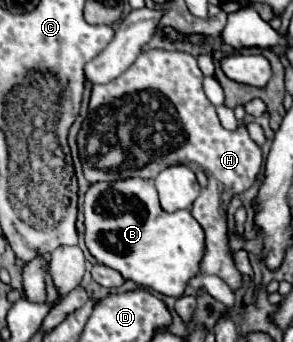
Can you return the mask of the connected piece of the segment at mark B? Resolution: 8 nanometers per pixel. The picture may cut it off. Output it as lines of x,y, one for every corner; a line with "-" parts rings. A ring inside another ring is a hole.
129,178
129,180
115,180
113,184
109,182
89,184
85,192
85,202
83,202
83,216
85,216
87,250
97,262
117,270
125,280
133,280
135,284
145,286
149,290
179,298
185,290
187,280
191,276
197,276
199,262
201,262
203,248
205,248
203,228
187,210
177,210
173,214
165,212
159,206
157,190
151,180

